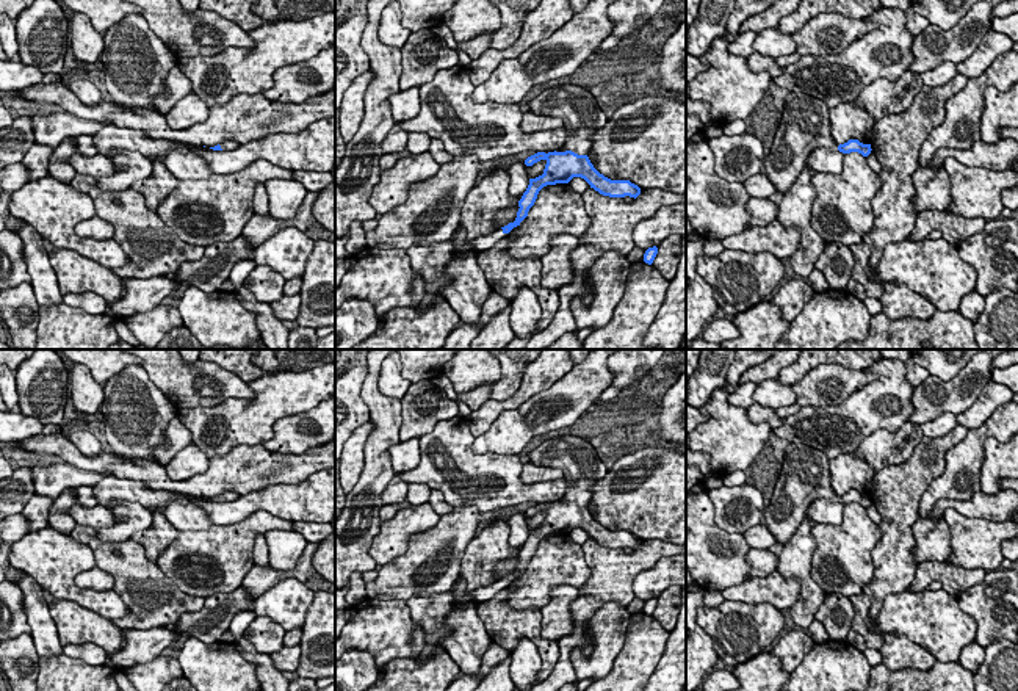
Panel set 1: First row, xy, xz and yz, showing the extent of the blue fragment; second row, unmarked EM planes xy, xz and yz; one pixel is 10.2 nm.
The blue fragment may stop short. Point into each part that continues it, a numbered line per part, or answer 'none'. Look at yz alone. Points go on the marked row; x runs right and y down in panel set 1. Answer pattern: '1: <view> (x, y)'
1: yz (805, 124)

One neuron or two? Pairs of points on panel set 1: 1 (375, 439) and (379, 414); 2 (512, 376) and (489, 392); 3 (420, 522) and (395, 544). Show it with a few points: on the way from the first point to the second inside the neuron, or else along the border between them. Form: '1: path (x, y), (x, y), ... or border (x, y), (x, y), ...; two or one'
1: path (379, 433), (379, 420); one
2: path (506, 383), (495, 390); one
3: path (414, 522), (398, 538); one

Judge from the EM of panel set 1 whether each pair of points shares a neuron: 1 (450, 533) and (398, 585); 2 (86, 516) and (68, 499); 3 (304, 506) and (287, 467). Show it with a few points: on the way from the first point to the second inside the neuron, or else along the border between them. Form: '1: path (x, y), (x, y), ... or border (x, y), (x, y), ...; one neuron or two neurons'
1: path (437, 546), (411, 572); one neuron
2: border (77, 500), (71, 510), (71, 517), (75, 524); two neurons
3: border (318, 470), (298, 483), (274, 483), (257, 491); two neurons

